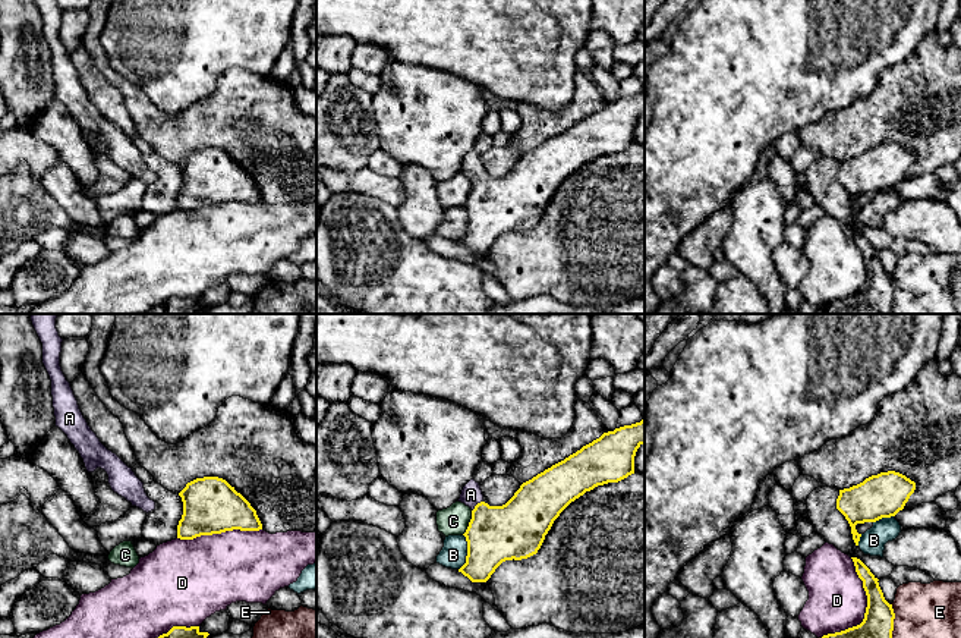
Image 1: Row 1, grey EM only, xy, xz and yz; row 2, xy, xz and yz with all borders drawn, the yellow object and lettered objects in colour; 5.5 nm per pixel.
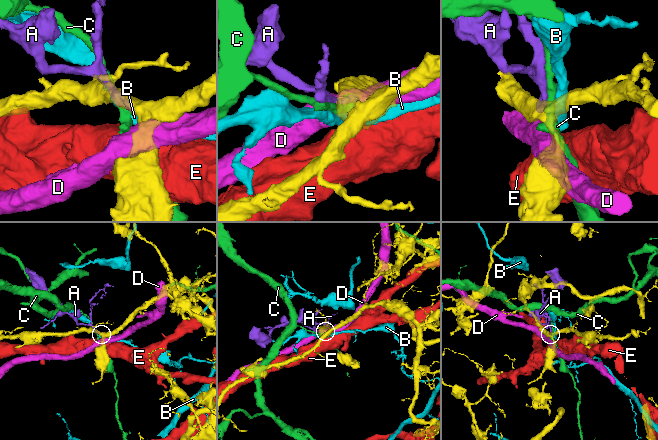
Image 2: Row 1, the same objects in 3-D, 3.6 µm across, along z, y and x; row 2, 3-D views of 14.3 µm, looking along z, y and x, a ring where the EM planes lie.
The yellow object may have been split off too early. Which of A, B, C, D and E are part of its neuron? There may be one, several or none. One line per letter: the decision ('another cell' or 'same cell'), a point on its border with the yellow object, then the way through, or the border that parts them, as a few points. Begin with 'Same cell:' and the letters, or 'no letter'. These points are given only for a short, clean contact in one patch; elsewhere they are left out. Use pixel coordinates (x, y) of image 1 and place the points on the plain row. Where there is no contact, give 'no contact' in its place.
Same cell: A
A: same cell; contact xz (476, 176); way xz (495, 206), (476, 176), (470, 166)
B: another cell; contact xz (468, 223)
C: another cell; contact xz (469, 194)
D: another cell; contact yz (866, 282)
E: another cell; contact yz (892, 295)

